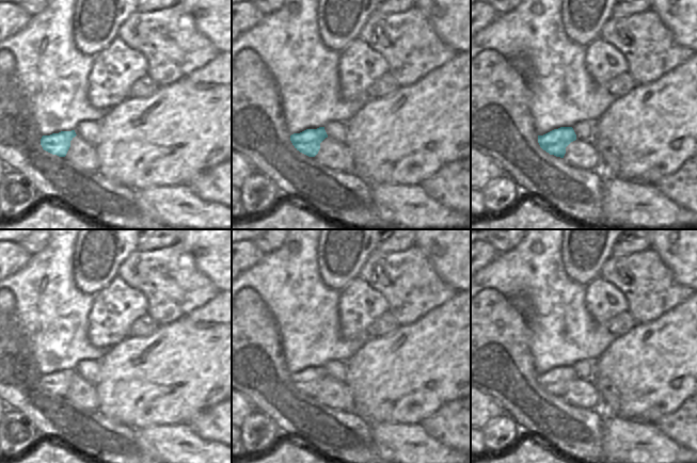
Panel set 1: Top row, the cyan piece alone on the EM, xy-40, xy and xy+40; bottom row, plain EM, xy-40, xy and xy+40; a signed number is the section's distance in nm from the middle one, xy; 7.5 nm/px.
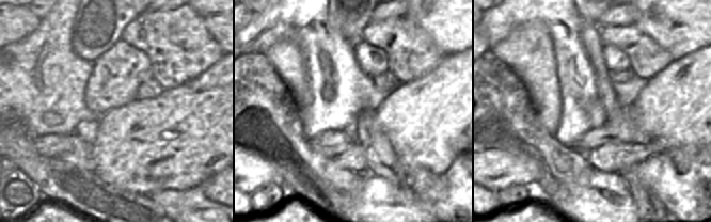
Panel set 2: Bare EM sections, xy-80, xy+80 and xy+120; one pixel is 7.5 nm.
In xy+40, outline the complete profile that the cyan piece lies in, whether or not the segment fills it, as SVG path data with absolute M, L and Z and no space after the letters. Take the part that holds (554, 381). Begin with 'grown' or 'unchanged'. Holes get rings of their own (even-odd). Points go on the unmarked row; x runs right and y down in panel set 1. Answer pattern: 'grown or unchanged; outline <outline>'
unchanged; outline M560 366L543 374L538 374L540 386L556 396L564 397L566 386L576 379L576 373L572 366Z

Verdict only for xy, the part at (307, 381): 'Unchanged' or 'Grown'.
Unchanged.

